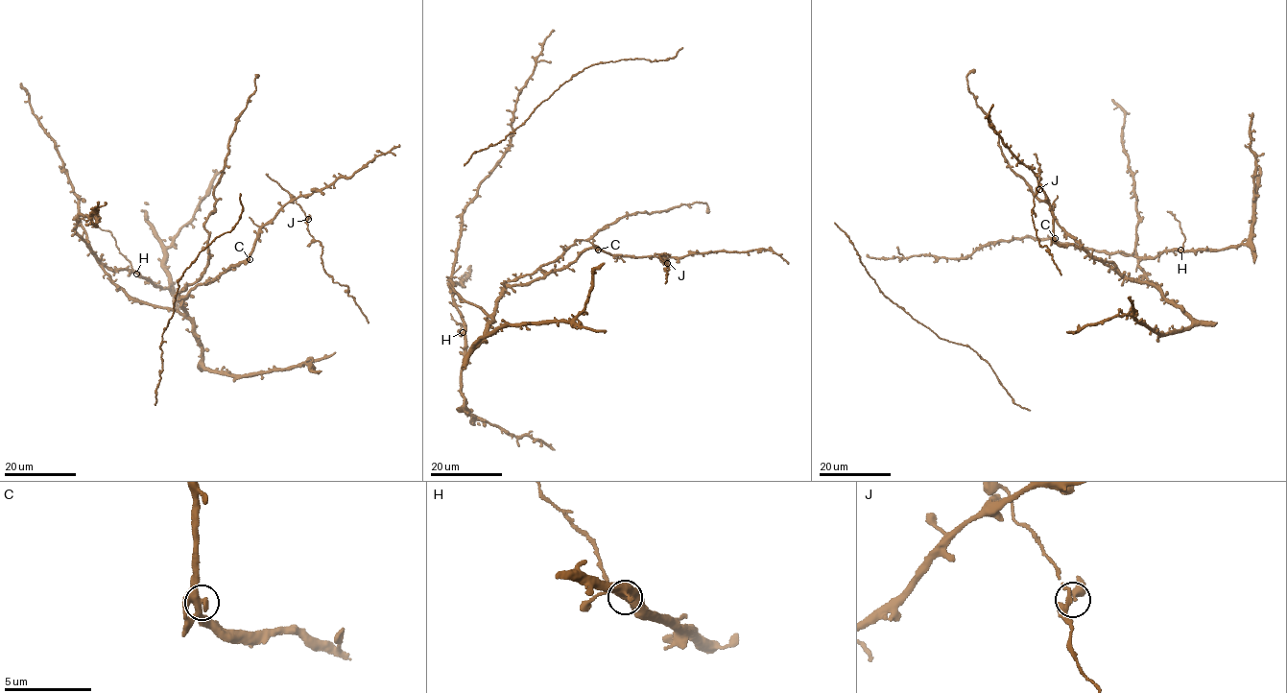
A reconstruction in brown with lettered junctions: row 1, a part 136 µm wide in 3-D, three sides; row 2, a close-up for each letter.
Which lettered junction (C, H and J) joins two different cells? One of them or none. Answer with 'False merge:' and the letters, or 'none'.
False merge: H

